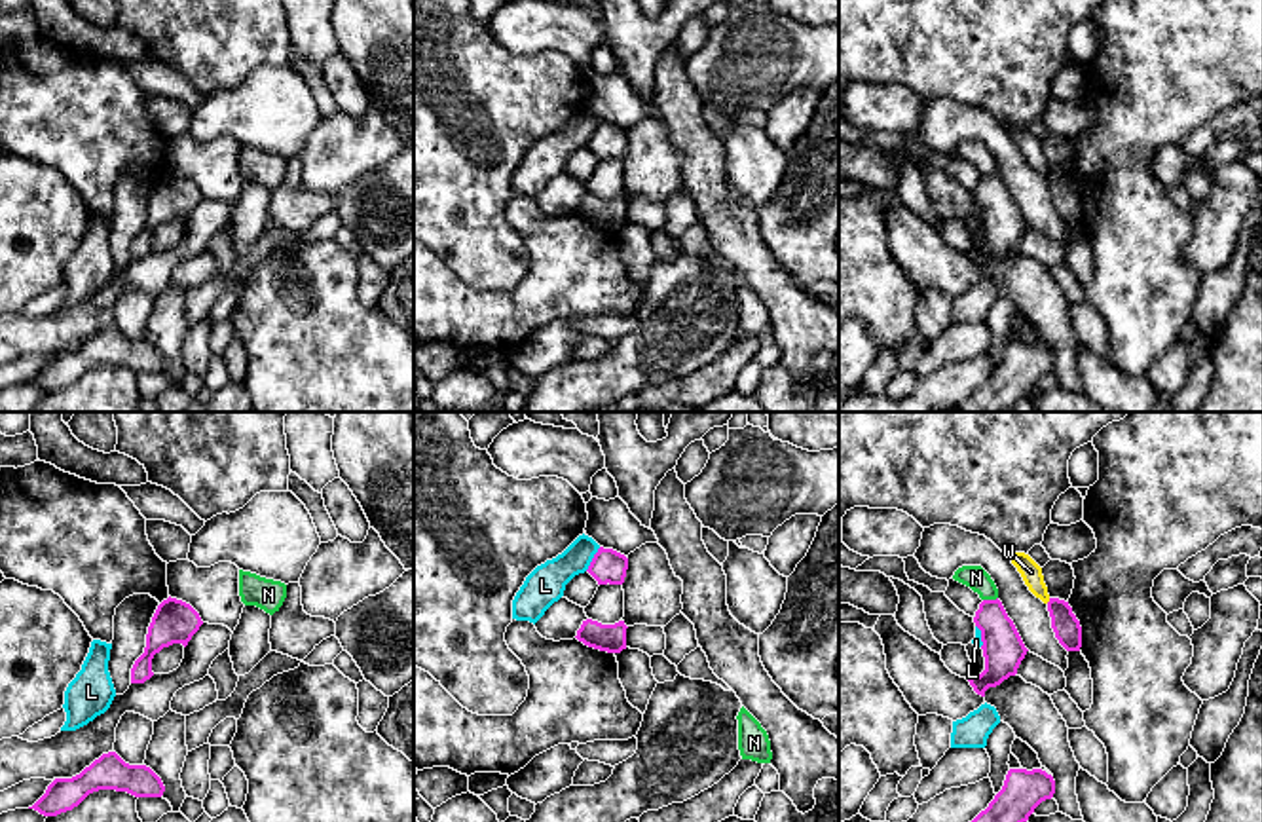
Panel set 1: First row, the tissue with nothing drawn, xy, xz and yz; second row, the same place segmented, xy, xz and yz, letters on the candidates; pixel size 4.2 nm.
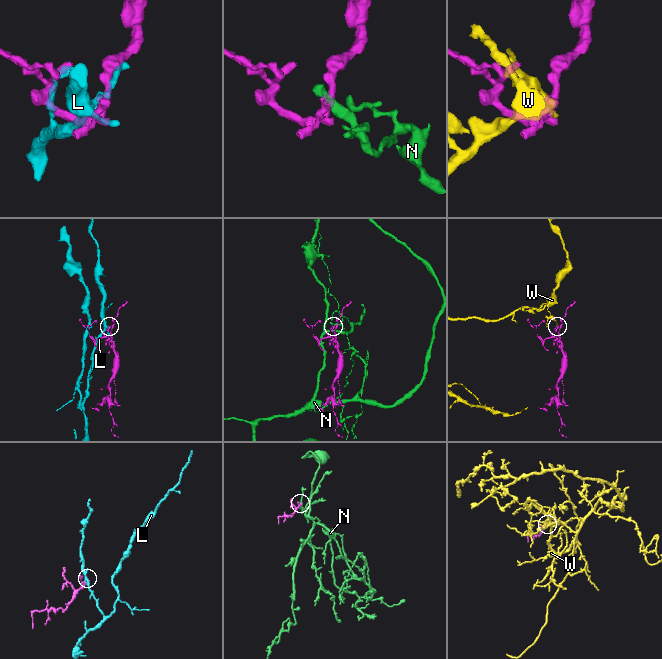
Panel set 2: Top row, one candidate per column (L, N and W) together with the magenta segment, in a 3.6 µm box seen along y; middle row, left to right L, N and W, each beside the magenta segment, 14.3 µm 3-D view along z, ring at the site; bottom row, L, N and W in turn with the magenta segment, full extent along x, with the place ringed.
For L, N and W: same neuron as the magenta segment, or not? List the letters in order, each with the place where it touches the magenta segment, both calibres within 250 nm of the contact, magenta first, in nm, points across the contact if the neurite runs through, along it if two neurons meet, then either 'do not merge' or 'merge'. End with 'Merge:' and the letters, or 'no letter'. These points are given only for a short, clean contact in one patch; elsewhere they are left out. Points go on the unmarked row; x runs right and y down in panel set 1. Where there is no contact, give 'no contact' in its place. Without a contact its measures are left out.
L: xz (593, 133) | 140/160 nm | do not merge
N: yz (989, 175) | 180/100 nm | along yz (997, 171), (983, 175) | do not merge
W: yz (1050, 175) | 120/90 nm | along yz (1050, 173), (1046, 177) | do not merge
Merge: no letter

